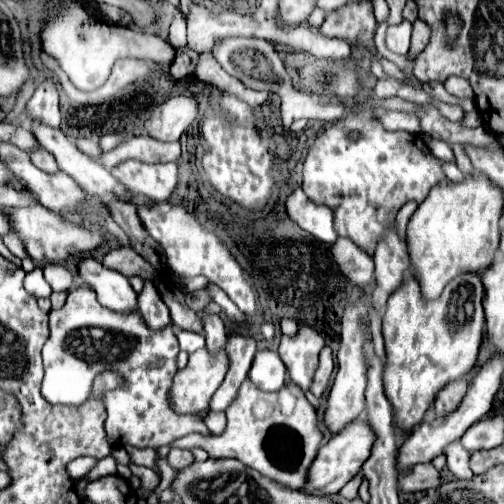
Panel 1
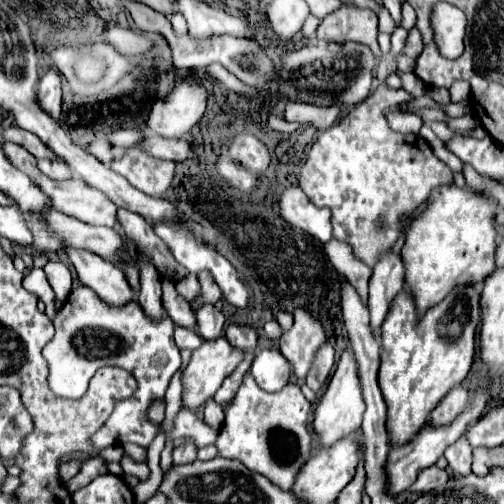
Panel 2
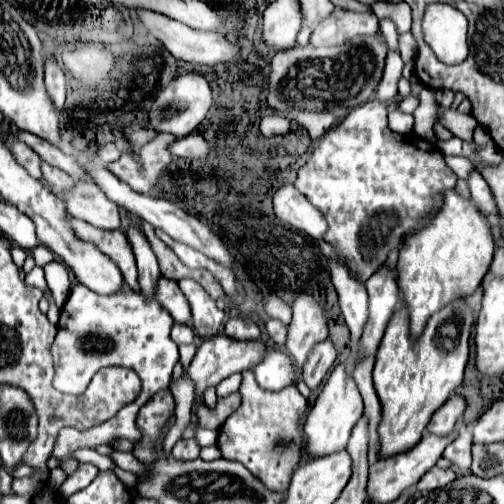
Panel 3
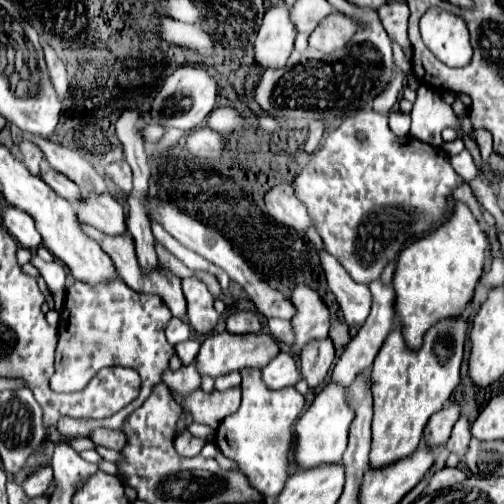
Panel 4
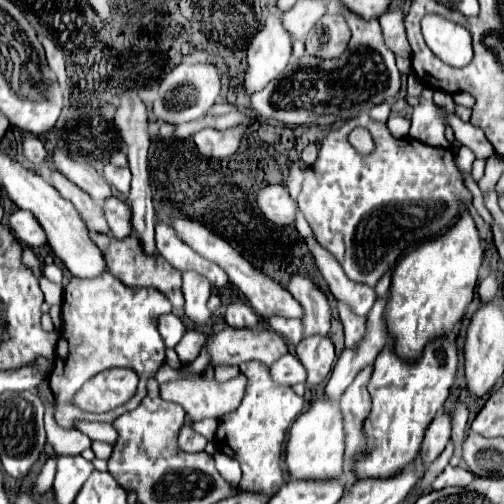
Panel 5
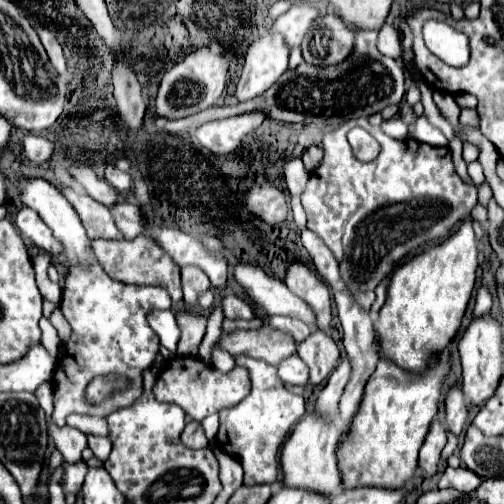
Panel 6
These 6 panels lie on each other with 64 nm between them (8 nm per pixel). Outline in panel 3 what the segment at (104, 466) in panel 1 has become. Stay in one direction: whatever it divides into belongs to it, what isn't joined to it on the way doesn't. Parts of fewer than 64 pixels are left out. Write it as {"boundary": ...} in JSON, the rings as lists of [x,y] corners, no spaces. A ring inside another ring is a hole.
{"boundary":[[[80,464],[78,470],[76,470],[72,476],[68,476],[68,480],[60,486],[60,492],[62,492],[64,496],[70,496],[72,492],[78,492],[78,490],[86,488],[86,486],[96,478],[98,472],[100,472],[100,470],[98,470],[94,464]]]}

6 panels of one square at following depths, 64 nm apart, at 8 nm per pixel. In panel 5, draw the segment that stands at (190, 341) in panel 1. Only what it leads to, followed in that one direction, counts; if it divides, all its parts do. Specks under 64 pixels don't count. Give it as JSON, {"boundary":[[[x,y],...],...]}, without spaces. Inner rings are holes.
{"boundary":[[[176,316],[162,318],[162,322],[160,322],[158,328],[160,328],[160,334],[164,336],[164,342],[166,342],[168,348],[174,348],[182,340],[182,336],[186,334],[184,322],[180,318],[176,318]]]}

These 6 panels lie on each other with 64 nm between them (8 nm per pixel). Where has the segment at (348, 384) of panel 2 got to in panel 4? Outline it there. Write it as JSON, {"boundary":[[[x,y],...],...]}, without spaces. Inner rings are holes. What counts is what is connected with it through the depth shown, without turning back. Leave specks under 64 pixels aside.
{"boundary":[[[330,382],[314,398],[310,408],[300,416],[296,424],[294,458],[300,464],[300,468],[312,468],[314,464],[342,460],[342,454],[348,444],[348,430],[352,422],[354,422],[354,408],[348,404],[348,388],[338,382]]]}

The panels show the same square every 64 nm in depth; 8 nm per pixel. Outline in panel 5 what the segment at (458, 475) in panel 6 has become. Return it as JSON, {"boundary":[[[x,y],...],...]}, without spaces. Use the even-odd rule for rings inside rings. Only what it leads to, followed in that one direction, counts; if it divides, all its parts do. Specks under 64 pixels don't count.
{"boundary":[[[446,466],[446,470],[434,480],[432,488],[442,490],[446,486],[468,486],[472,480],[474,480],[474,474],[468,472],[466,468],[462,468],[462,466],[458,466],[458,468]]]}

